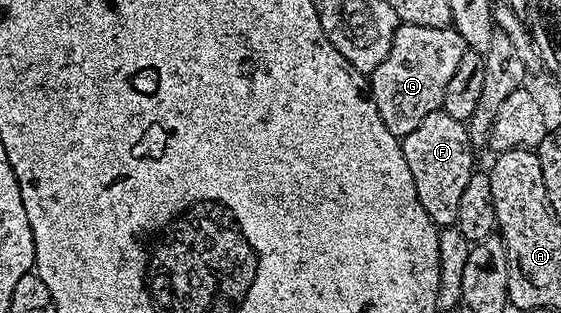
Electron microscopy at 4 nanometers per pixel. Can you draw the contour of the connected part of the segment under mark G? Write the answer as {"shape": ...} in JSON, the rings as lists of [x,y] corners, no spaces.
{"shape":[[[400,24],[399,30],[393,35],[393,43],[389,47],[389,55],[369,75],[369,96],[381,115],[381,123],[389,127],[394,137],[402,138],[414,131],[425,119],[425,115],[440,112],[445,99],[445,87],[449,87],[449,79],[453,79],[453,71],[457,71],[457,63],[461,63],[461,55],[465,46],[461,35],[453,27],[417,27],[416,25]]]}

